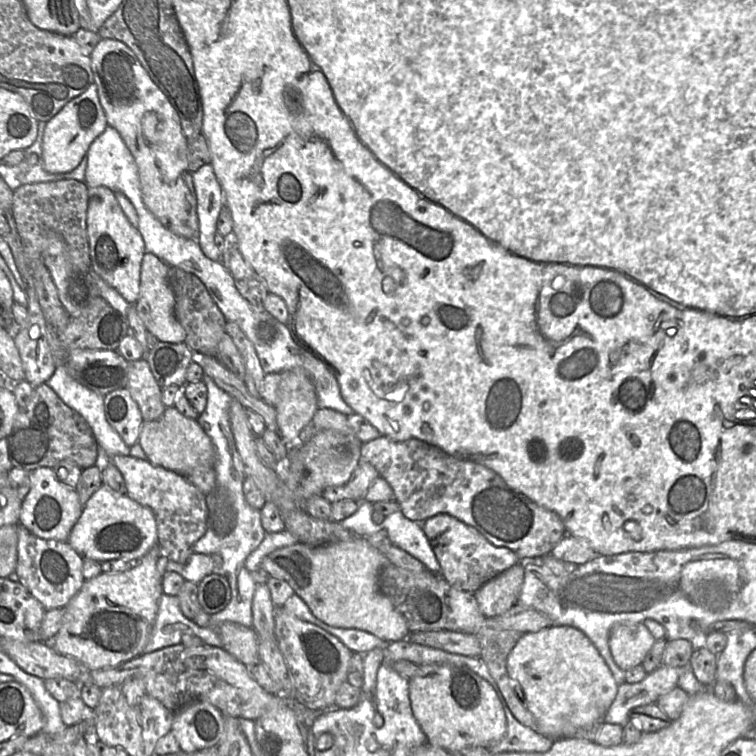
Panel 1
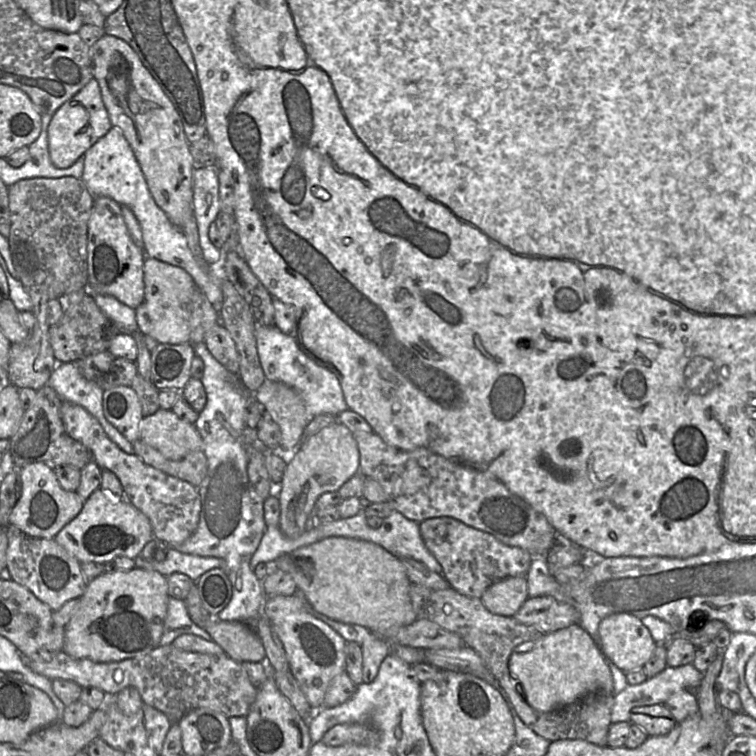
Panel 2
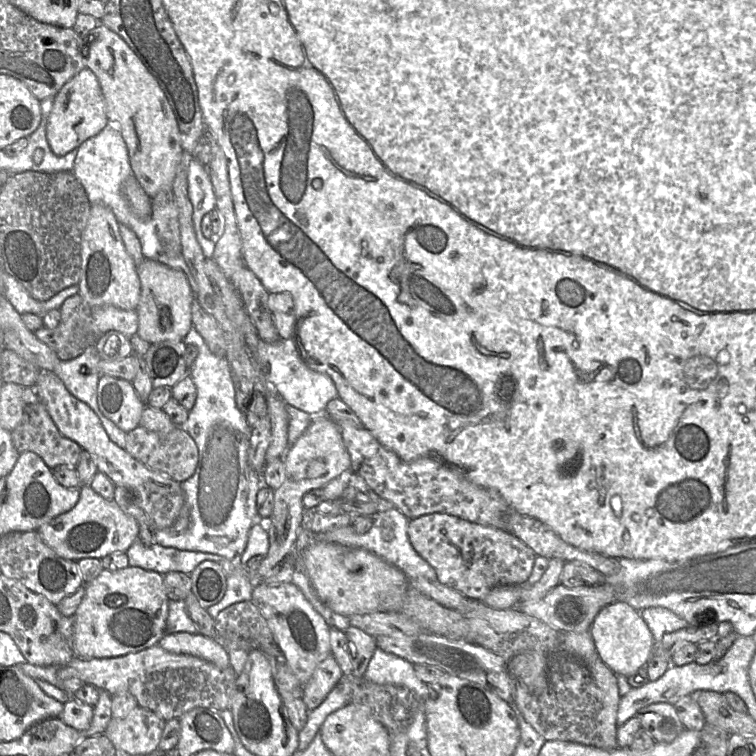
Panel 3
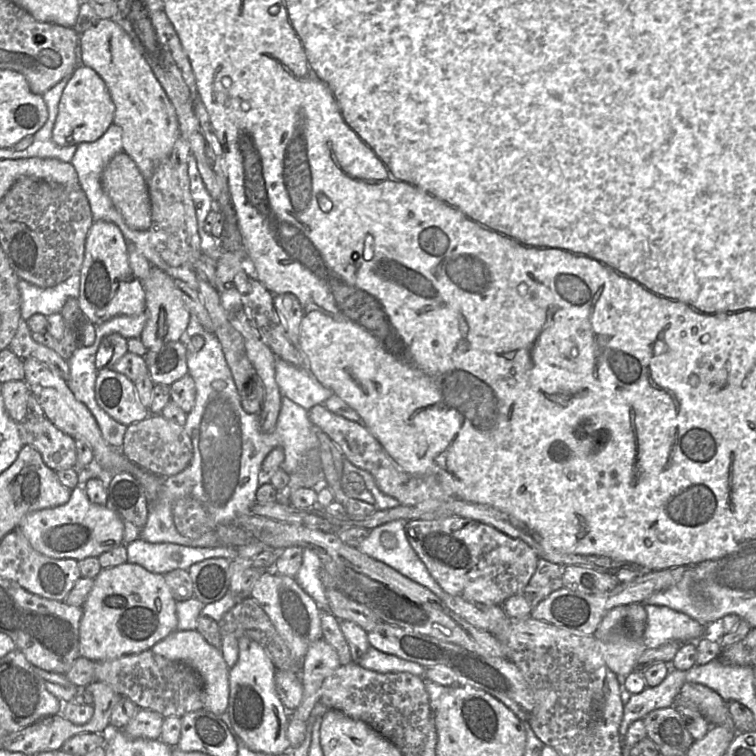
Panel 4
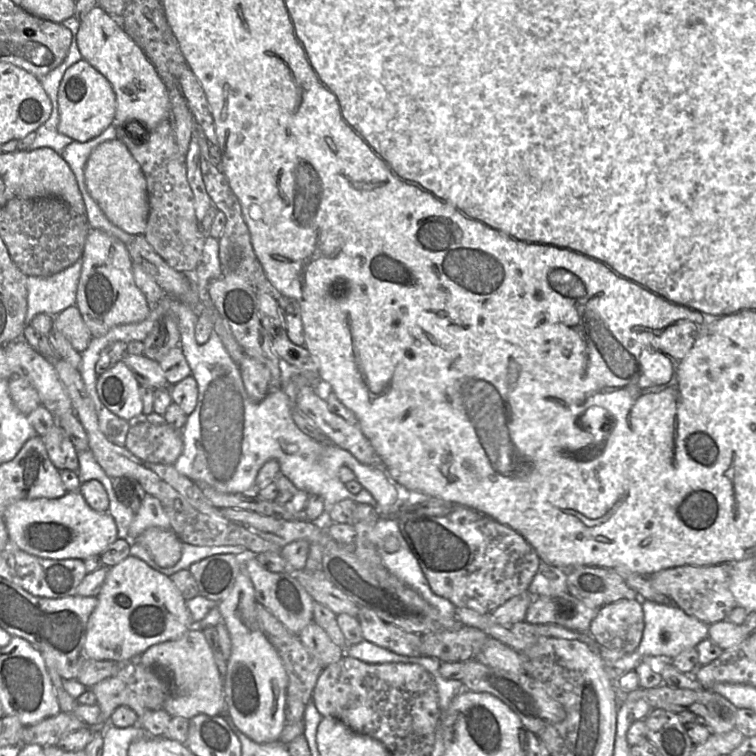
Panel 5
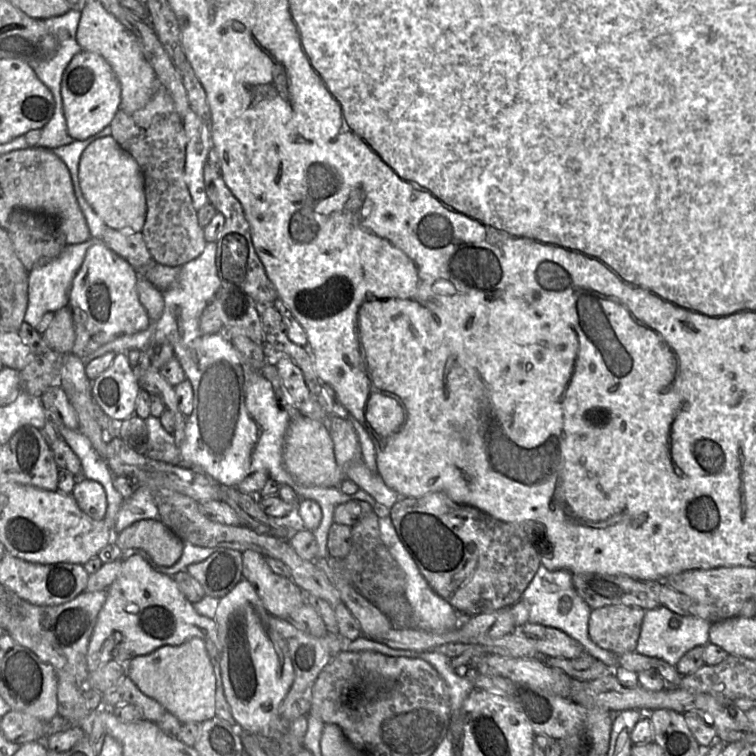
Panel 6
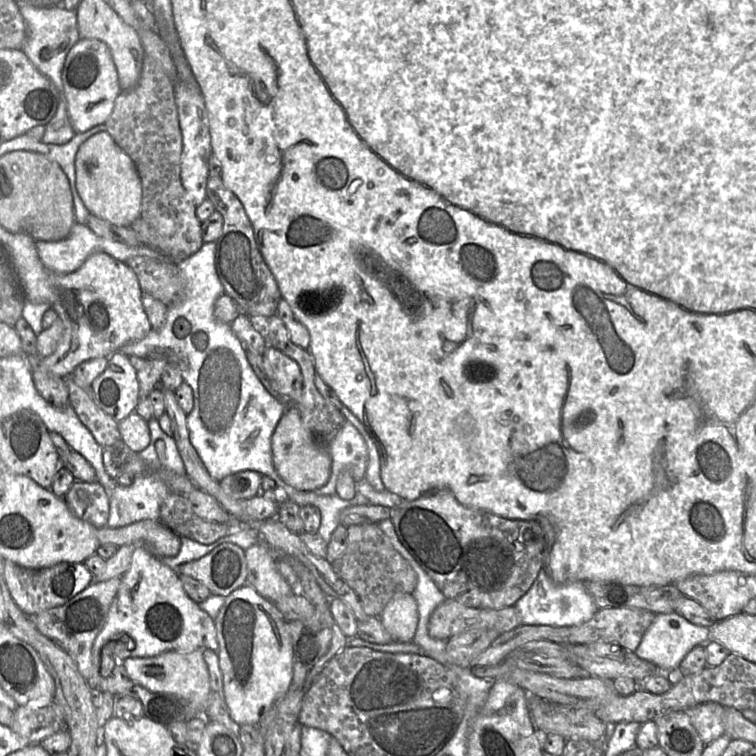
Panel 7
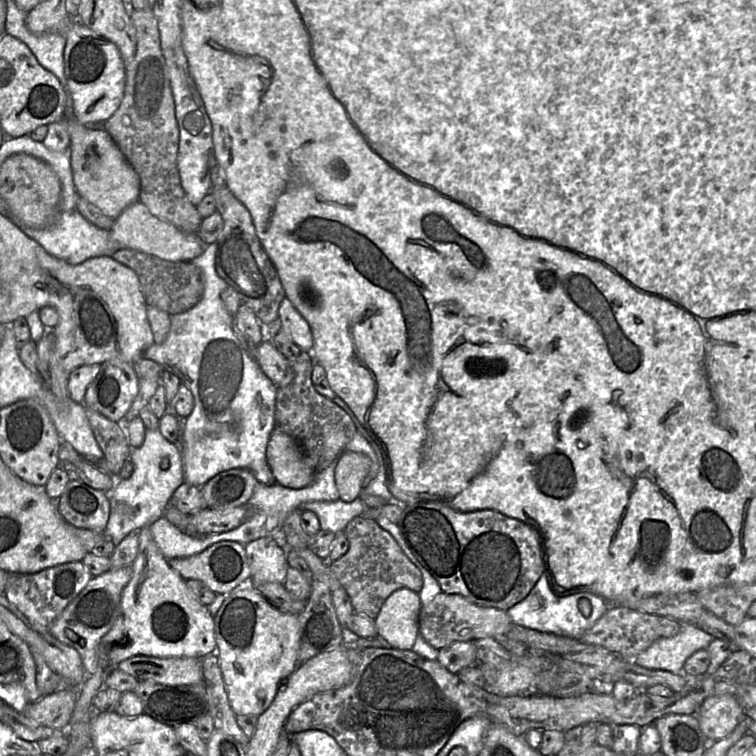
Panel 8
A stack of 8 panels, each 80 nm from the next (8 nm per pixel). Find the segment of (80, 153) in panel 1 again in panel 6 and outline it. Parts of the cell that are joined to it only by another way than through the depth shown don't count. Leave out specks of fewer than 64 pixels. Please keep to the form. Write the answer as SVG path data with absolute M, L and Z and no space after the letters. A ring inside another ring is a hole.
M82 50L63 72L61 97L69 135L74 140L86 140L110 125L120 108L121 88L111 66L101 55Z

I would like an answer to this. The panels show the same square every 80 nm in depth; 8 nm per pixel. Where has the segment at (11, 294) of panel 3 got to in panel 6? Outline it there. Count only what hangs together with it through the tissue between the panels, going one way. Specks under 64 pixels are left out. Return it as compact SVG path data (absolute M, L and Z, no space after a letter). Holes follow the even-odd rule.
M90 237L82 243L66 244L61 253L48 263L34 268L28 274L28 305L24 321L36 328L47 312L56 313L68 307L73 280L81 267L88 248L102 239Z

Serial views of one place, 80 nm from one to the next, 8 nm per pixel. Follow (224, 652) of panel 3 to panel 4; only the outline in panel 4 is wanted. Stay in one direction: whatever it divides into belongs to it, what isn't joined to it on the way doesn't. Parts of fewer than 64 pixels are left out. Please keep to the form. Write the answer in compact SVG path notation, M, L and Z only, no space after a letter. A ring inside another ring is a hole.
M176 630L152 648L158 654L172 661L182 662L193 668L203 683L203 708L220 716L227 711L229 699L229 667L224 660L222 651L210 645L198 630Z

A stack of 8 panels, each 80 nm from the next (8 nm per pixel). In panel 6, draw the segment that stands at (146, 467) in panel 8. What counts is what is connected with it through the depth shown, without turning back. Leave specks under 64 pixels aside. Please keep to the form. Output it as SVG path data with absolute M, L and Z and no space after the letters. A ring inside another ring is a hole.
M150 415L145 419L148 428L147 455L153 460L159 460L171 465L181 464L179 448L175 439L161 424L160 418ZM139 484L132 496L124 499L117 514L114 533L143 519L159 519L159 511L149 487Z

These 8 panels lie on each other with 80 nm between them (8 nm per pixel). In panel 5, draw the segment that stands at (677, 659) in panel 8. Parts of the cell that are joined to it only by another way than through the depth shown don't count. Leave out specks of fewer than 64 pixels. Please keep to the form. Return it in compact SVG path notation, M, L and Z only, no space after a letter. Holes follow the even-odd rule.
M642 600L644 630L637 651L644 657L672 660L683 650L695 648L708 637L709 625L690 616L674 604Z

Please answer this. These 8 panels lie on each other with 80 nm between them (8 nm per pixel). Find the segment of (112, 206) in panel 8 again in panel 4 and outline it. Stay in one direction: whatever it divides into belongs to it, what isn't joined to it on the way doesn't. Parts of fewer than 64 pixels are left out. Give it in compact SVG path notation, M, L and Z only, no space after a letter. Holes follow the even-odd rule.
M121 151L109 161L103 170L101 184L129 228L149 229L151 204L147 181L127 153Z

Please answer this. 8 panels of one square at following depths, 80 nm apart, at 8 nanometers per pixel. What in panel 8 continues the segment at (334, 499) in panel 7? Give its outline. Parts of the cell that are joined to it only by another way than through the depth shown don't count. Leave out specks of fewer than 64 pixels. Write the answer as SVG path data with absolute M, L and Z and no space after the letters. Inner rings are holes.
M357 497L351 502L341 499L336 501L311 501L302 504L299 509L314 512L319 520L320 529L339 533L344 530L347 523L357 516L361 516L367 505Z

